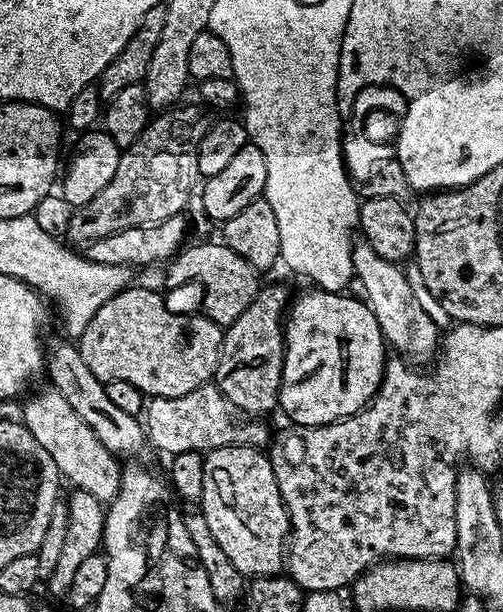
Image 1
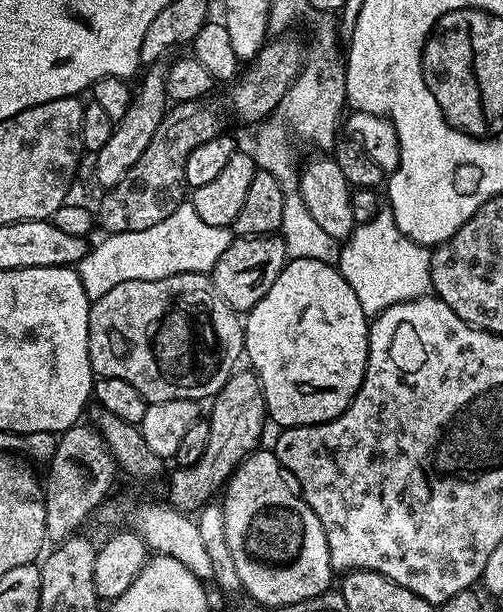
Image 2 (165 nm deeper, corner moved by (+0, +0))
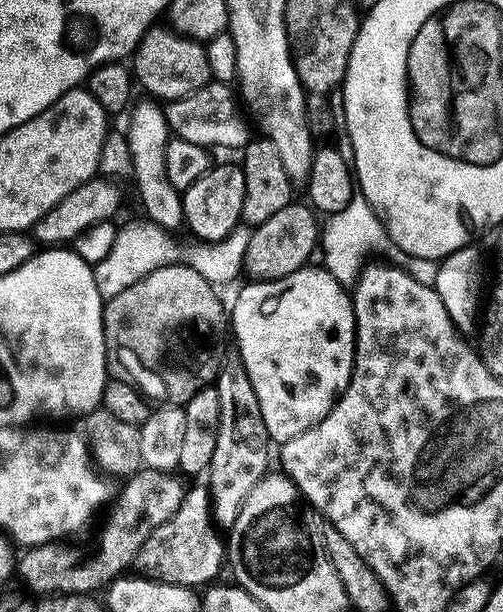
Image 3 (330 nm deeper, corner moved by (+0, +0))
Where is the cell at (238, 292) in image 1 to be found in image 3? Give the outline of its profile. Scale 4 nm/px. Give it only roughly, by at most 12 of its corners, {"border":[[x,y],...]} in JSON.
{"border":[[282,206],[251,229],[242,269],[286,278],[311,261],[318,216]]}

